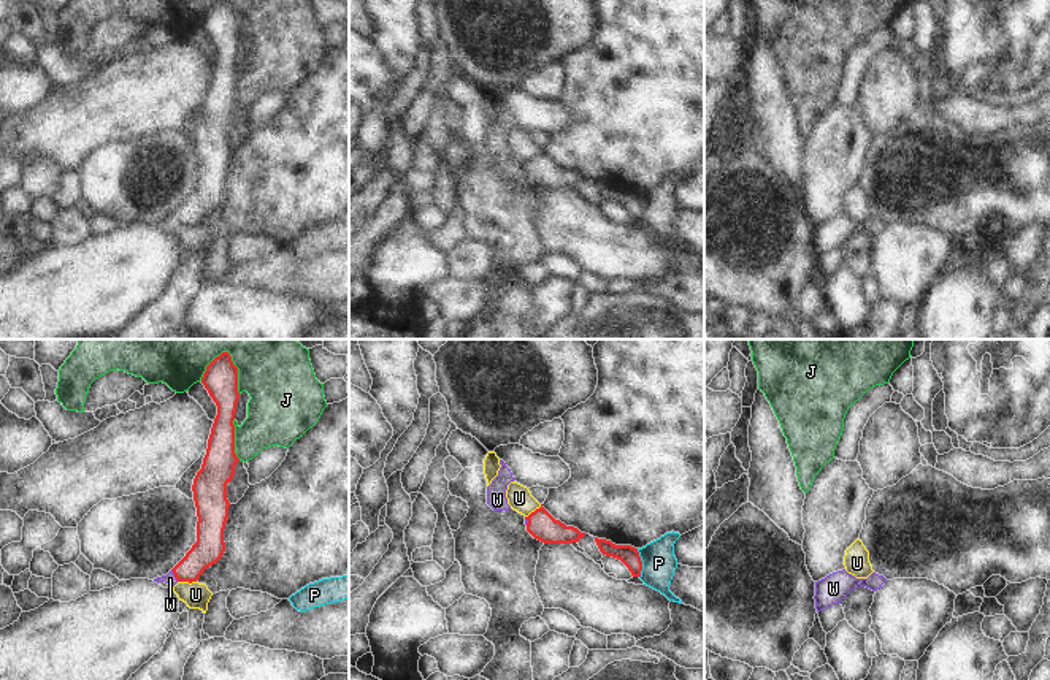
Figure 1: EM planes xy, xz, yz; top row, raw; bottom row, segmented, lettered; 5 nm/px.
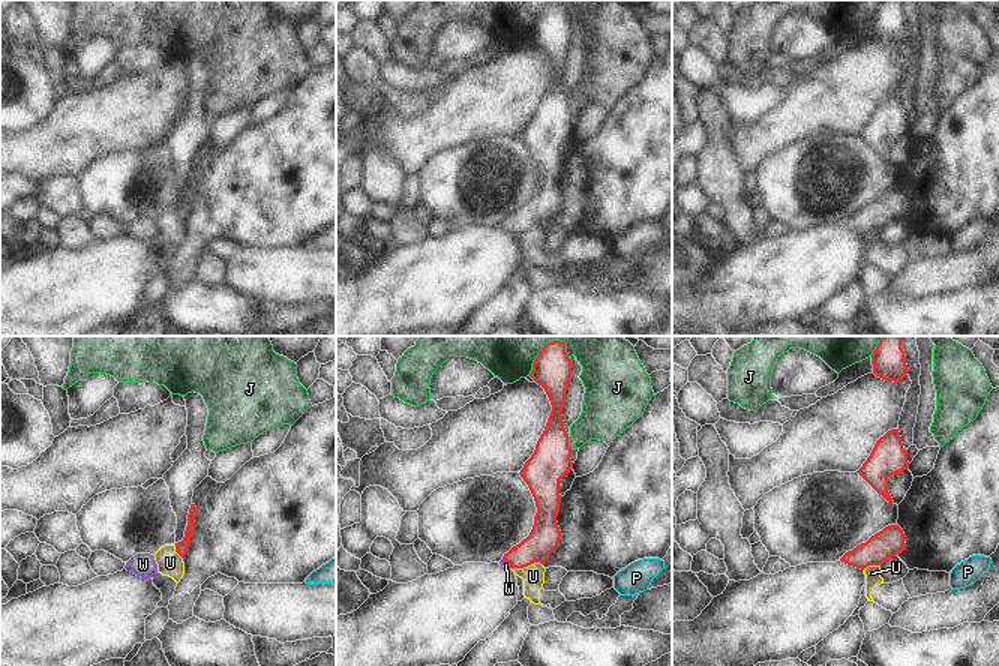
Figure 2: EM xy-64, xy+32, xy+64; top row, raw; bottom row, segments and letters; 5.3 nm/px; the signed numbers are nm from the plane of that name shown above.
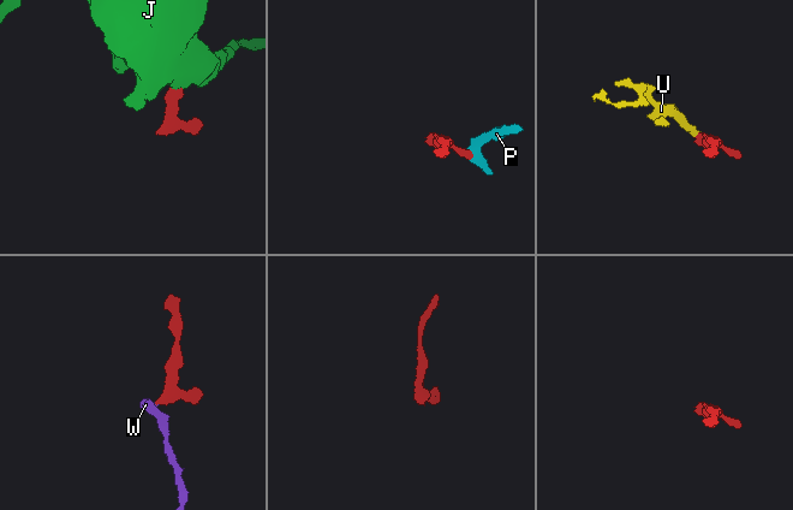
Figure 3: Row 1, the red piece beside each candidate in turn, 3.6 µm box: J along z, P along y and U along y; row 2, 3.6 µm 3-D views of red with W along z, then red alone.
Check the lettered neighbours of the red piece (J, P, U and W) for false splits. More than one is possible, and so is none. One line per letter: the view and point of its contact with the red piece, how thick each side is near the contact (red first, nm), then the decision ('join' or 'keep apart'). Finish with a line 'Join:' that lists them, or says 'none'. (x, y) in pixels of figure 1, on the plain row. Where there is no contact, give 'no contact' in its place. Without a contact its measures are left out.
J: xy (233, 84) | 170/300 nm | keep apart
P: xz (641, 208) | 100/180 nm | keep apart
U: xy (187, 225) | 150/130 nm | keep apart
W: xy (175, 221) | 150/60 nm | join
Join: W

